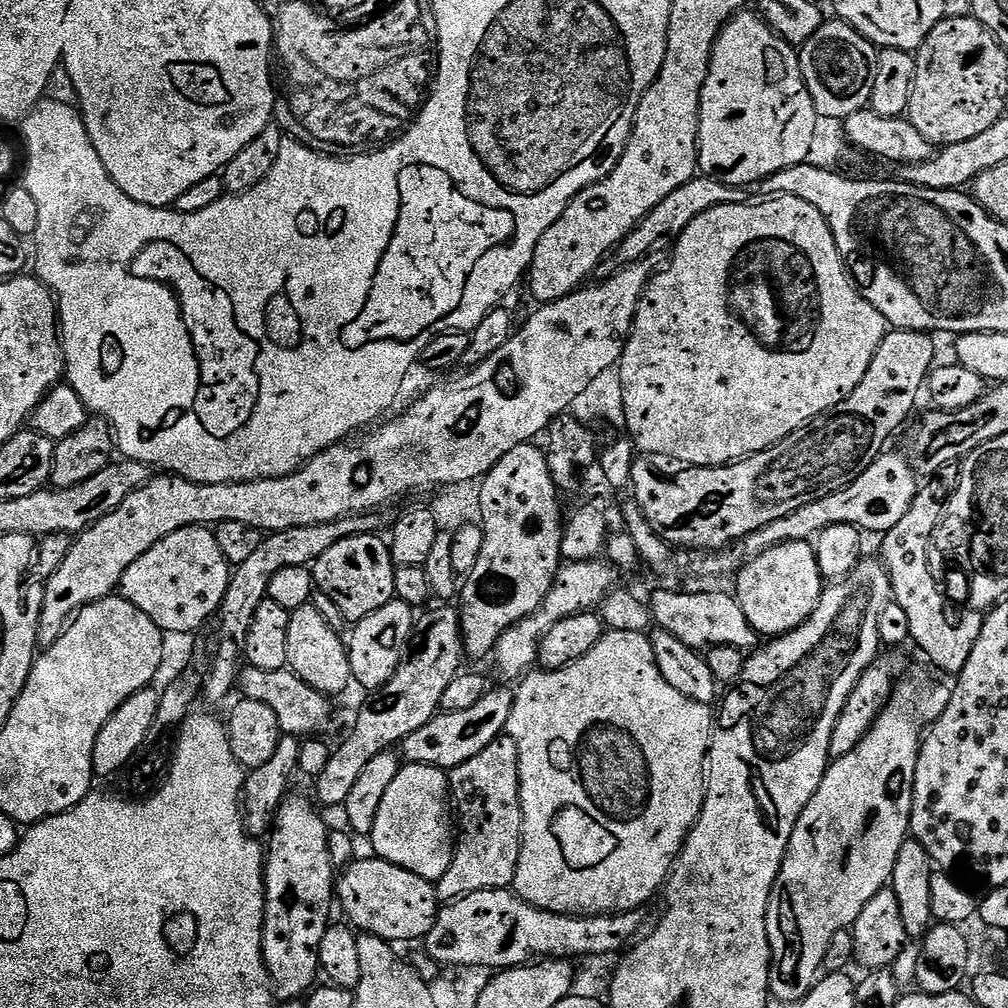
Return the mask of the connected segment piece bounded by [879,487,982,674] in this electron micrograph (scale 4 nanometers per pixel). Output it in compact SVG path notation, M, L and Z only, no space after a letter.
M921 487L919 491L917 491L916 497L914 498L914 502L910 506L910 510L906 510L905 516L900 519L898 522L898 526L894 526L889 530L889 532L883 533L882 540L884 540L884 545L881 546L879 555L882 557L882 563L885 568L888 570L888 577L890 578L890 582L892 583L892 599L895 604L898 606L902 606L902 611L906 614L906 619L910 621L910 640L914 645L917 644L918 647L924 651L924 656L929 660L930 663L933 664L934 667L937 668L940 672L952 672L952 674L958 674L963 668L966 666L966 662L970 658L970 650L973 646L976 645L976 639L980 637L980 626L982 623L982 616L979 611L976 610L967 610L968 612L964 612L959 616L956 612L951 612L948 609L948 604L944 601L944 592L942 589L936 585L936 576L932 573L932 564L928 561L928 555L933 555L934 552L934 537L936 535L937 528L940 527L940 521L944 518L944 509L946 507L945 504L946 496L945 493L940 492L931 492L930 489Z

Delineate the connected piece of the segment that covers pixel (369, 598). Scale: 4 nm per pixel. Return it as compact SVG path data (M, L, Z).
M376 534L351 536L338 546L330 546L322 558L311 565L312 577L316 579L316 588L338 610L342 610L345 621L355 622L382 610L396 596L396 570L398 565L392 561L392 549L387 539L379 540Z

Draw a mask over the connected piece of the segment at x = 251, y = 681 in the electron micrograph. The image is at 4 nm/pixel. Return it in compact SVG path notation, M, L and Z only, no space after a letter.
M251 666L241 667L238 688L243 699L254 702L266 702L274 714L278 714L278 726L281 733L299 738L312 738L332 724L332 704L329 697L322 695L314 686L306 686L290 670L258 670Z

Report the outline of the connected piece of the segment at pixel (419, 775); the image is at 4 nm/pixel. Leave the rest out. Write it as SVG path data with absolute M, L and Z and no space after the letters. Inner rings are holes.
M405 763L400 769L398 778L386 789L382 798L382 806L378 806L378 818L374 818L374 830L370 843L377 857L402 870L410 870L410 874L418 874L418 878L440 880L446 870L450 870L450 862L454 855L454 816L450 811L450 793L448 790L449 773L434 765Z

